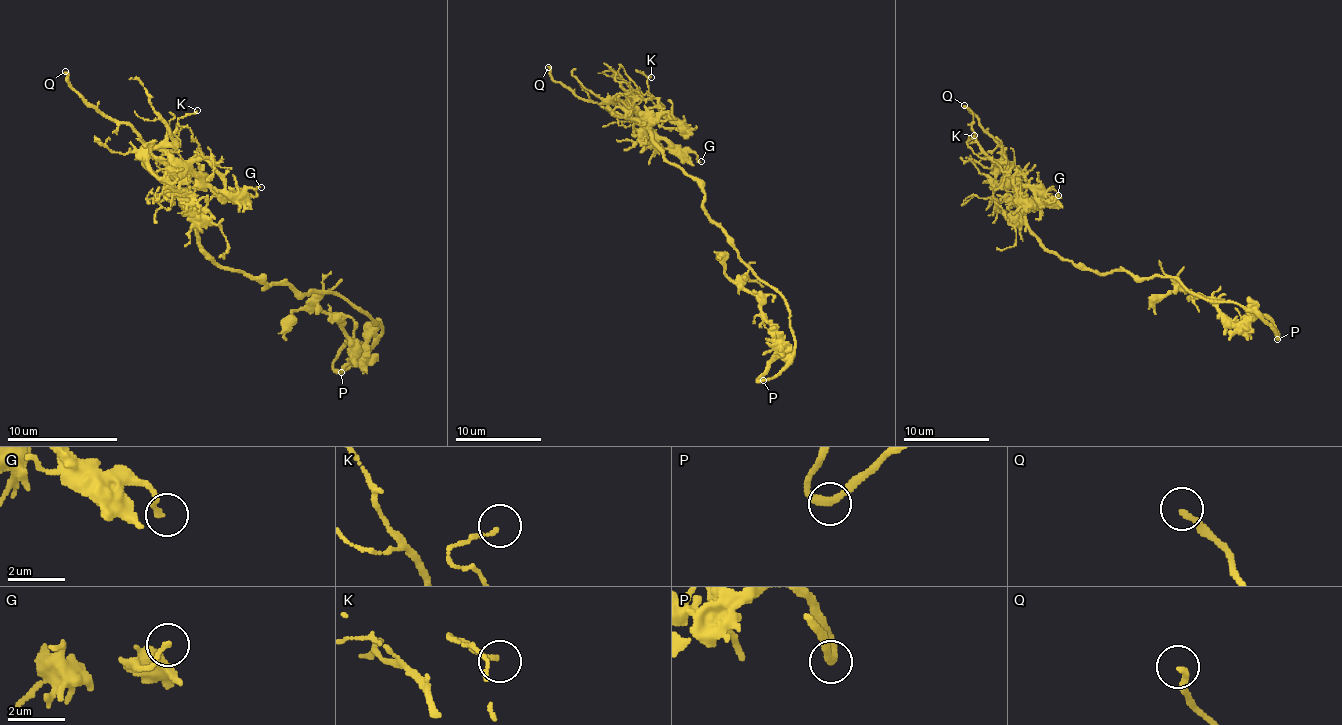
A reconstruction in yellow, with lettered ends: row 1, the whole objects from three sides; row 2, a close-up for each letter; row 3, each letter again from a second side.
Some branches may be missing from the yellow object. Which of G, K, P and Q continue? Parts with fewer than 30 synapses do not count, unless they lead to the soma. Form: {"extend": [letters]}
{"extend": ["Q"]}

